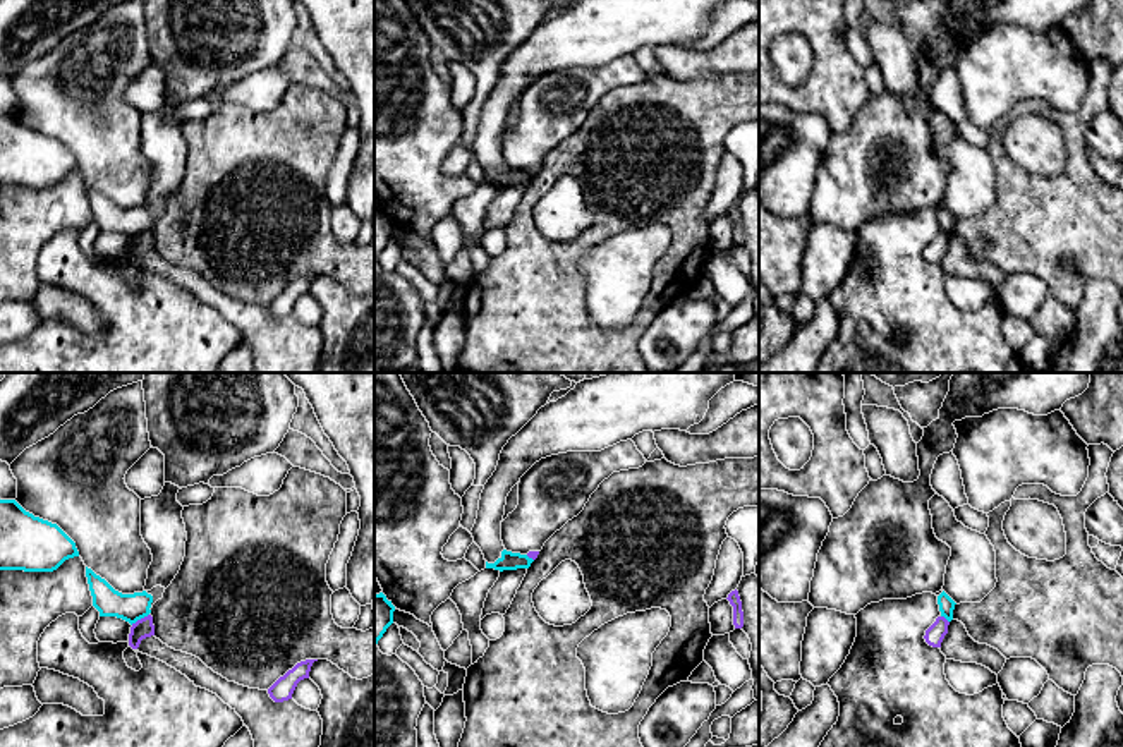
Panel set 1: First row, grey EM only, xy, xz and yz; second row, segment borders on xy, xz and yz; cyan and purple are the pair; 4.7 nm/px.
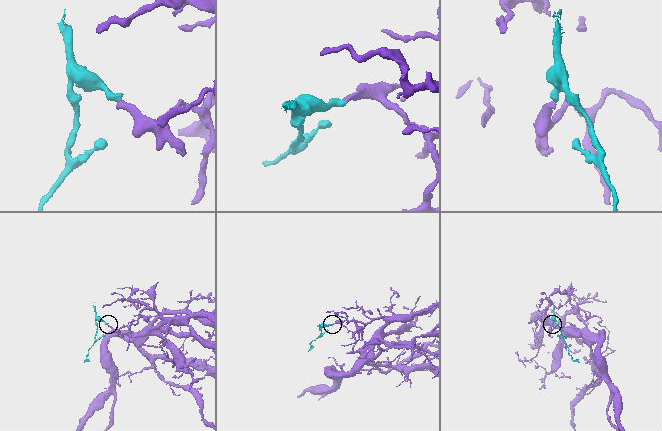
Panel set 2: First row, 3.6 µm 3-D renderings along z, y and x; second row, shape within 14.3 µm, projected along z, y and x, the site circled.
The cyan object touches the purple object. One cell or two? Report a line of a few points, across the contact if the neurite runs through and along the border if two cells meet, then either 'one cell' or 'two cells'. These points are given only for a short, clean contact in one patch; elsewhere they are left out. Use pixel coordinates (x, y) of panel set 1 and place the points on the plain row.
line xy (148, 229), (131, 239); two cells

